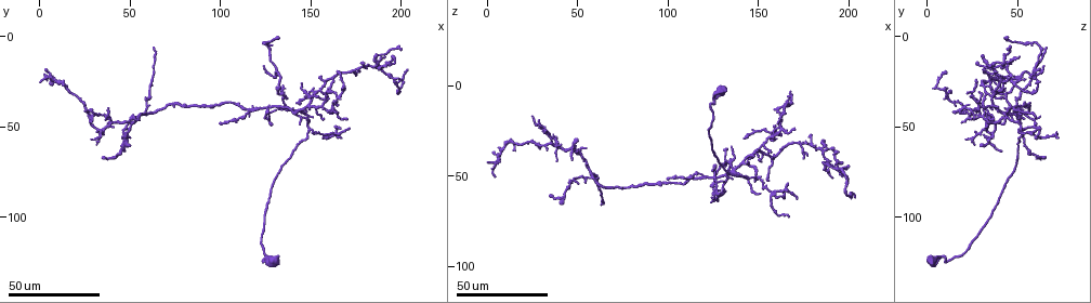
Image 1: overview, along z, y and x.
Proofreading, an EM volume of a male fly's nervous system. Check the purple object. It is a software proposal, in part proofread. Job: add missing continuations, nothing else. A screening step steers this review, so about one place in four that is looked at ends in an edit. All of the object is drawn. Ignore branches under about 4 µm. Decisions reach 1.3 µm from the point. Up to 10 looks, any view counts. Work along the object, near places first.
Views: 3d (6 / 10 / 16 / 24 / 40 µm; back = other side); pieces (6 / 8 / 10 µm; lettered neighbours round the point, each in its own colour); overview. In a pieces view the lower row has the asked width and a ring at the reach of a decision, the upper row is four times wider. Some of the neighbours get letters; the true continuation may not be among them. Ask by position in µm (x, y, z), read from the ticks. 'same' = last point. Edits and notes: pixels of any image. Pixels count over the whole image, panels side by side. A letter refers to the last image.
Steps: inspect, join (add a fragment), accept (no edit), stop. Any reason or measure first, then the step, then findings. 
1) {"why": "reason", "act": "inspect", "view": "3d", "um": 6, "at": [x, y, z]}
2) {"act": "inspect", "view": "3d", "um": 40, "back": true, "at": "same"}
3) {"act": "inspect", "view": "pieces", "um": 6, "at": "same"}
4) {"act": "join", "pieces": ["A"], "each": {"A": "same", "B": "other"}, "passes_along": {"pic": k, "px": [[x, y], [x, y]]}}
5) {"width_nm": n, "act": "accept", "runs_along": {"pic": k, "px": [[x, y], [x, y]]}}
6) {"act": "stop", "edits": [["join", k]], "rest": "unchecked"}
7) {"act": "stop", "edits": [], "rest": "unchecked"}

{"why": "long arm stops here", "act": "inspect", "view": "3d", "um": 24, "at": [164, 19, 11]}

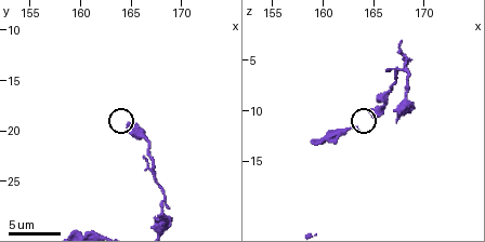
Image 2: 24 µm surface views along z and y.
{"why": "zoom in", "act": "inspect", "view": "3d", "um": 10, "at": [164.6, 19.6, 10.2]}

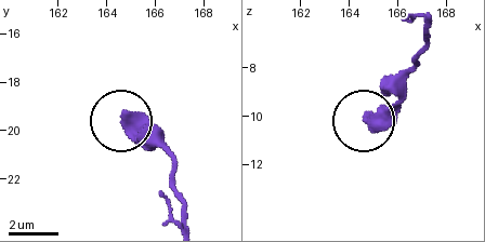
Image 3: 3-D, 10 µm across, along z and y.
{"act": "inspect", "view": "pieces", "um": 10, "at": [164.8, 19.5, 10.1]}

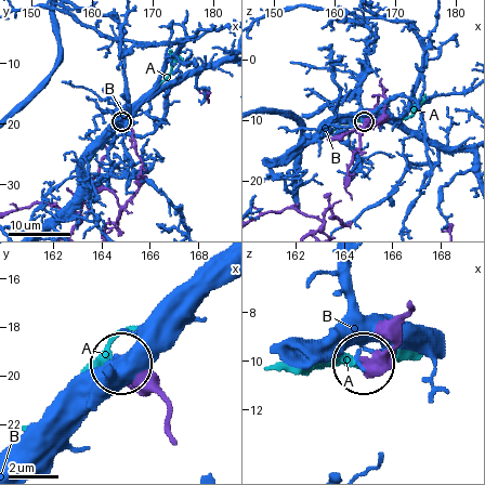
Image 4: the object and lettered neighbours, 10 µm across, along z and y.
{"act": "accept", "each": {"A": "other", "B": "other"}, "found": "no lettered fragment goes on from it"}

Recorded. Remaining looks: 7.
{"why": "an open end", "act": "inspect", "view": "3d", "um": 24, "at": [145, 49, 41]}

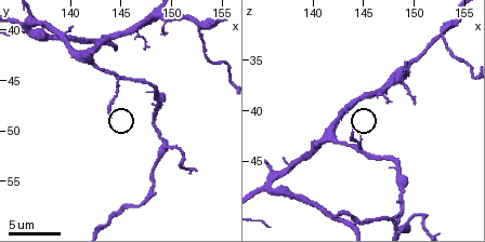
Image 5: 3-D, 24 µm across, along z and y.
{"why": "what lies round it", "act": "inspect", "view": "pieces", "um": 10, "at": [144.2, 48.8, 41.6]}

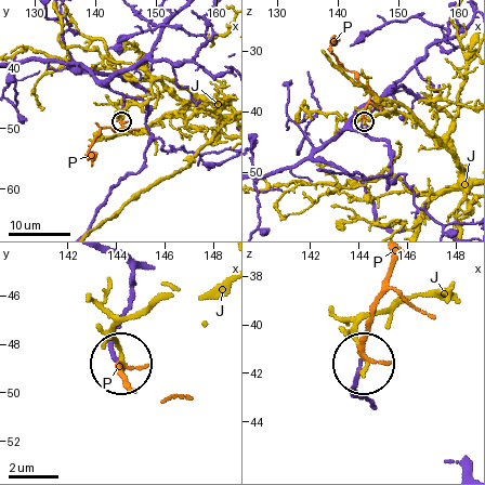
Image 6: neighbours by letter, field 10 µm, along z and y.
{"act": "join", "pieces": ["P"], "each": {"J": "other", "P": "same"}, "passes_along": {"pic": 6, "px": [[122, 315], [116, 365], [128, 388]]}, "found": "the neuron continues"}

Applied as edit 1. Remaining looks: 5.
{"why": "an open end", "act": "inspect", "view": "3d", "um": 40, "at": [164, 43, 14]}

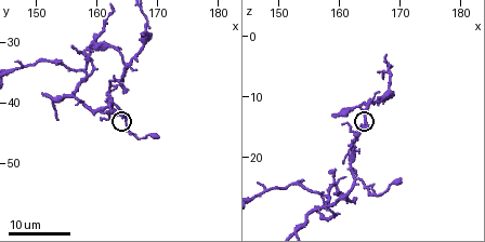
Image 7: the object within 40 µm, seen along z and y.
{"act": "inspect", "view": "pieces", "um": 10, "at": [164.5, 41.5, 14.5]}

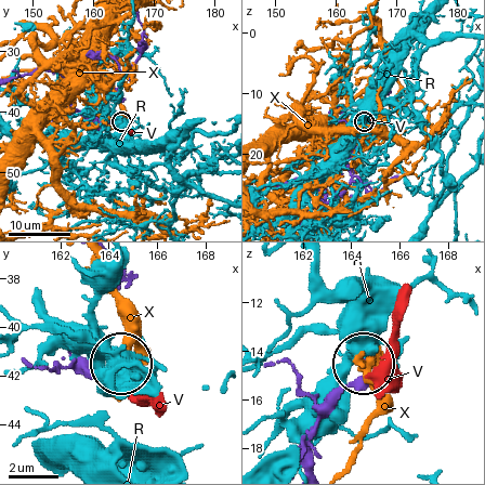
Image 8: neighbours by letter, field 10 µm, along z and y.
{"act": "accept", "each": {"R": "other", "V": "other", "X": "other"}, "found": "no lettered fragment goes on from it"}

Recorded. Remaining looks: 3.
{"why": "free end", "act": "inspect", "view": "3d", "um": 24, "at": [166, 52, 55]}

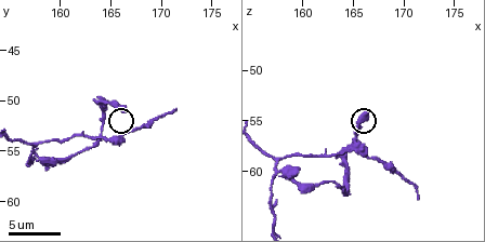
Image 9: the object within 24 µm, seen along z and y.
{"act": "inspect", "view": "pieces", "um": 10, "at": [166.4, 51.0, 54.0]}

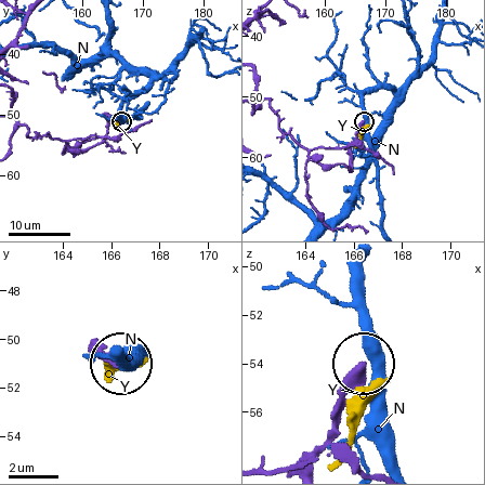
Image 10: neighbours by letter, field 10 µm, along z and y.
{"width_nm": 350, "act": "accept", "each": {"N": "other", "Y": "other"}, "runs_along": {"pic": 10, "px": [[311, 466], [331, 429], [343, 385], [364, 363]]}, "found": "no lettered fragment goes on from it"}

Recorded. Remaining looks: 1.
{"act": "stop", "edits": [["join", 6]], "rest": "unchecked"}

